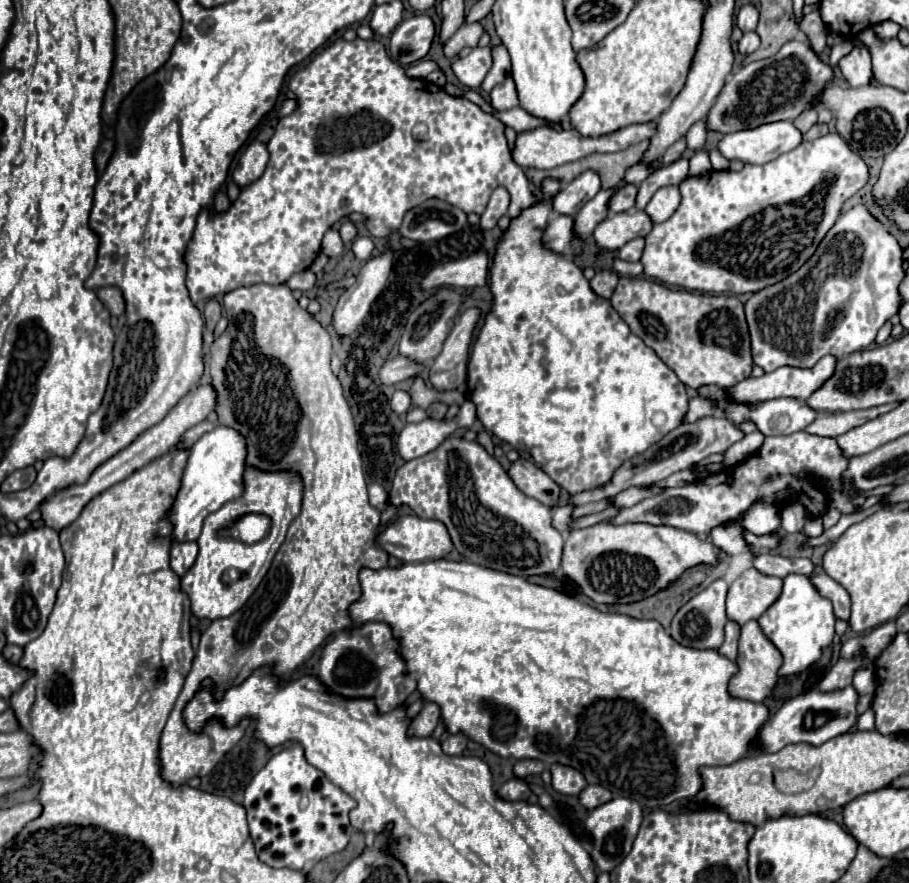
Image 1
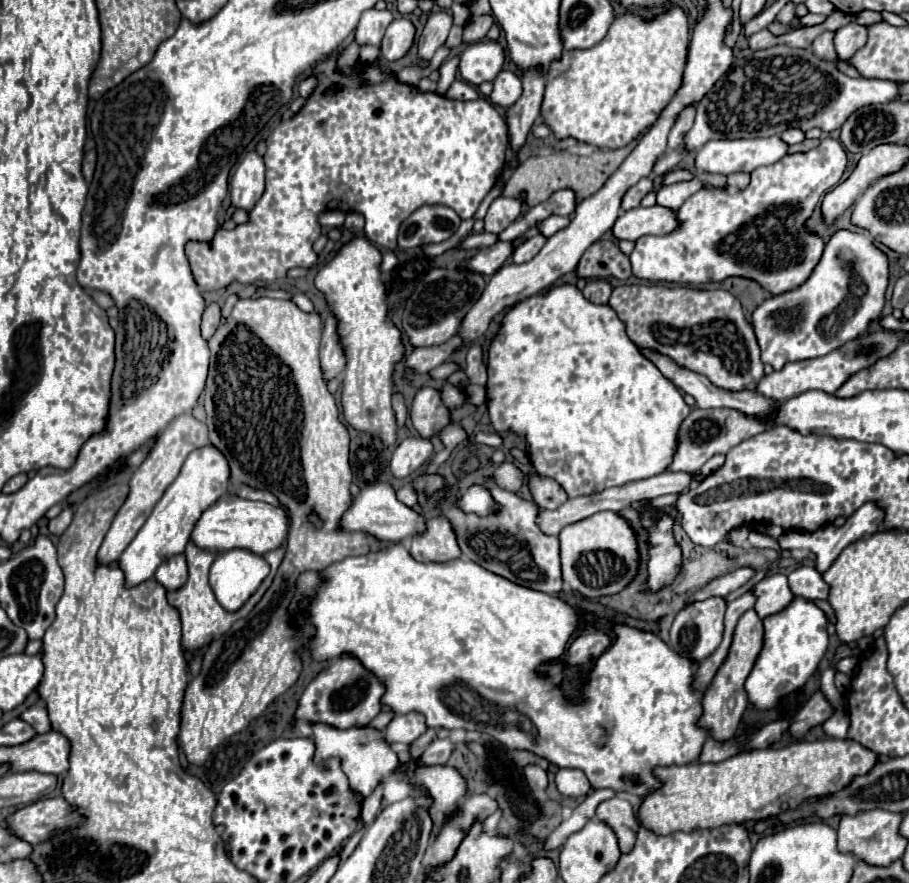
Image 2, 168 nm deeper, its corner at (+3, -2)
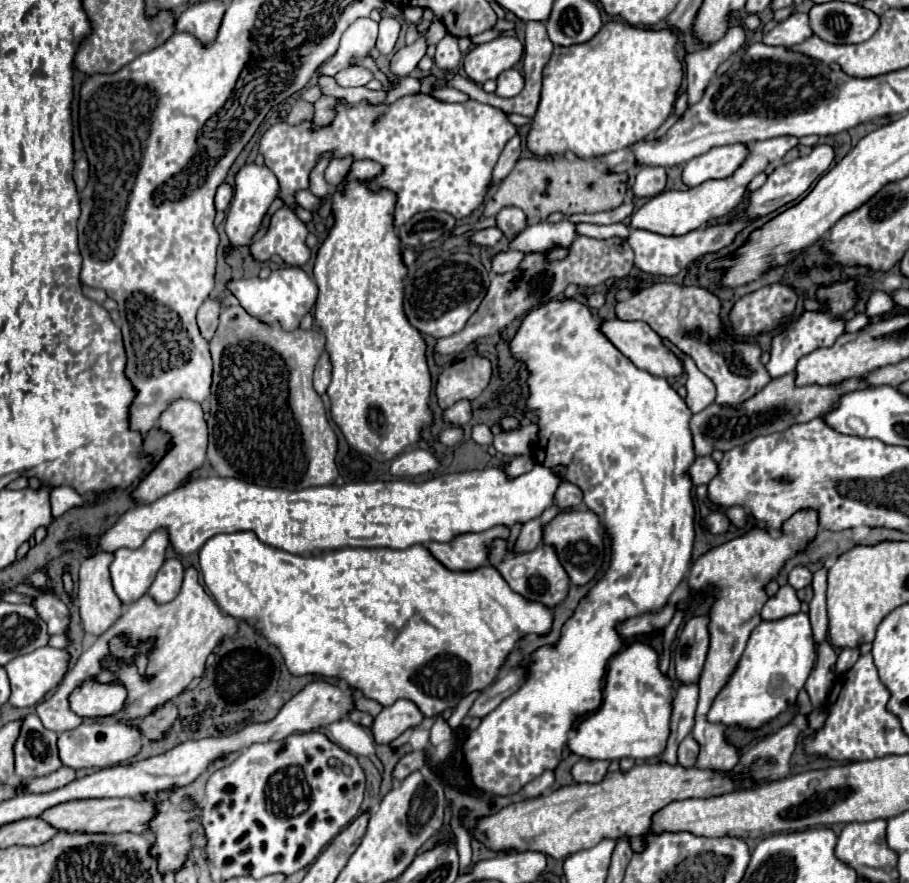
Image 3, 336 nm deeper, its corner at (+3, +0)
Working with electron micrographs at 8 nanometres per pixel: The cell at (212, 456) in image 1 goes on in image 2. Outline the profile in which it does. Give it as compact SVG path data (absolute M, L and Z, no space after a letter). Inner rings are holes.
M212 444L204 446L204 450L194 450L186 458L176 482L172 482L172 486L168 486L168 490L164 492L164 496L152 510L148 522L140 528L136 538L128 544L128 548L118 558L118 566L124 572L126 588L134 588L134 586L150 580L154 576L156 568L164 560L168 560L174 554L184 552L184 548L190 540L188 534L192 532L192 522L196 522L196 518L200 518L200 510L204 510L204 506L208 506L208 502L216 502L216 498L220 498L220 494L224 494L224 490L228 490L228 474L230 474L228 462L224 462L224 456Z

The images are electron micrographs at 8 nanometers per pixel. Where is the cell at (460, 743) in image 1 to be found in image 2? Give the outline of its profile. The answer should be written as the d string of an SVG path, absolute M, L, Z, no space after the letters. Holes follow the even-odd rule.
M434 738L426 750L418 756L418 760L414 762L414 766L438 766L438 764L446 764L450 754L454 750L454 744L450 740L440 740Z

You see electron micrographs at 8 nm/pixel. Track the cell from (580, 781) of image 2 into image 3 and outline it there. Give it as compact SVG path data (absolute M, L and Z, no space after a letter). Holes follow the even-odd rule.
M580 760L572 766L570 774L572 774L574 782L578 782L578 784L596 784L606 776L606 770L608 770L608 762Z

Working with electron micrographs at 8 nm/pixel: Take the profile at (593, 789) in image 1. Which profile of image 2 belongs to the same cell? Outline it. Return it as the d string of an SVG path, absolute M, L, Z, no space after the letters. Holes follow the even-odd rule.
M616 796L616 798L610 798L610 800L602 802L596 810L596 818L602 820L604 824L608 824L614 830L622 854L632 850L640 824L636 822L634 810L626 800Z

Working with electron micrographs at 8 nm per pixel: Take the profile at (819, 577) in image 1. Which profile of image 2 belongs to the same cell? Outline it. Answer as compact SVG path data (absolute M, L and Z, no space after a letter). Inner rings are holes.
M812 566L796 568L794 572L790 572L788 582L790 582L790 590L796 596L802 596L808 600L816 600L816 598L826 600L828 598L828 584L822 580L818 570Z

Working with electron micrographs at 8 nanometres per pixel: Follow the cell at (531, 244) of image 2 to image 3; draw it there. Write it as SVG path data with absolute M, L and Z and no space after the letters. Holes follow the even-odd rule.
M506 250L500 252L492 258L492 272L494 274L506 274L506 272L514 272L516 268L520 268L522 260L524 260L524 252L516 252L516 250Z

